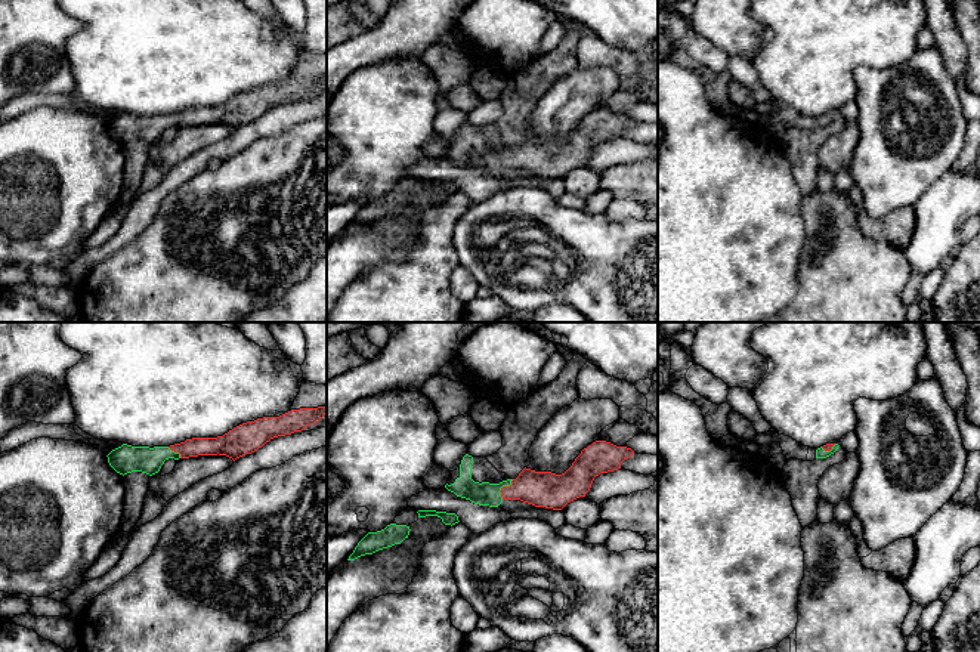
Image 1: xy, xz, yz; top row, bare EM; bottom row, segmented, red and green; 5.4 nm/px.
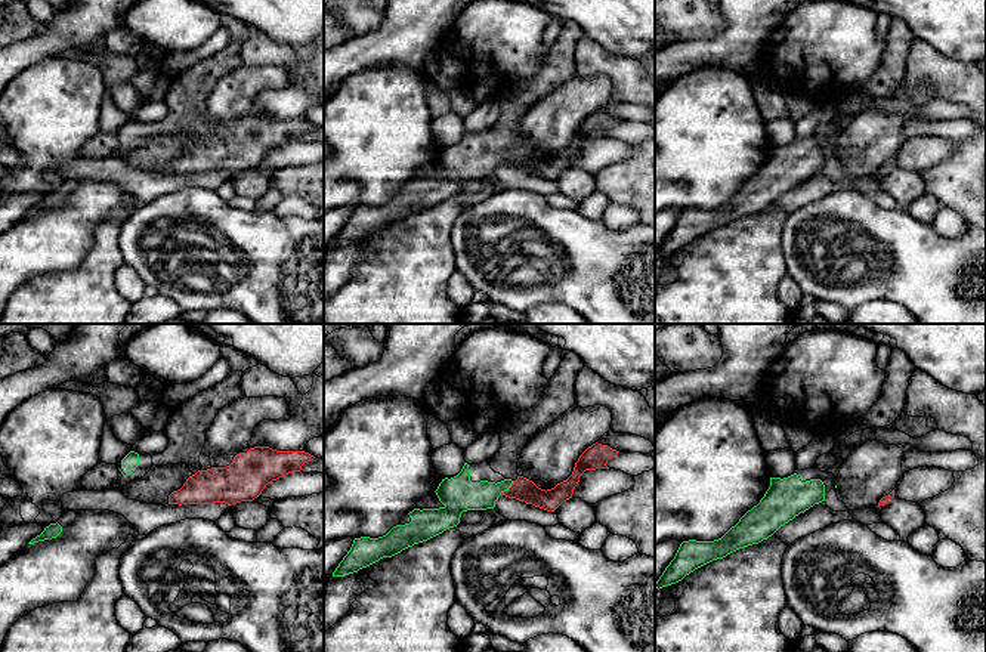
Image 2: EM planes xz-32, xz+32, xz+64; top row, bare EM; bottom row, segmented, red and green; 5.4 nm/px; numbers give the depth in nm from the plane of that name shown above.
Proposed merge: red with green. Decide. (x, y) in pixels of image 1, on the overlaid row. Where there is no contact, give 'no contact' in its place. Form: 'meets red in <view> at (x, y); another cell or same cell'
meets red in xz at (503, 487); same cell

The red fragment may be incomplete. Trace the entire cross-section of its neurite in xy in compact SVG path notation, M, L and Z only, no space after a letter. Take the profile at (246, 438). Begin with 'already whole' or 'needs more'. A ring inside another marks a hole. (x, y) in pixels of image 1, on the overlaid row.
needs more; M327 407L291 410L279 417L263 417L242 423L223 436L192 438L170 446L132 446L123 444L106 457L109 466L120 475L142 472L149 476L160 472L169 458L198 455L226 455L234 461L262 448L273 438L302 432L316 424L327 414Z

